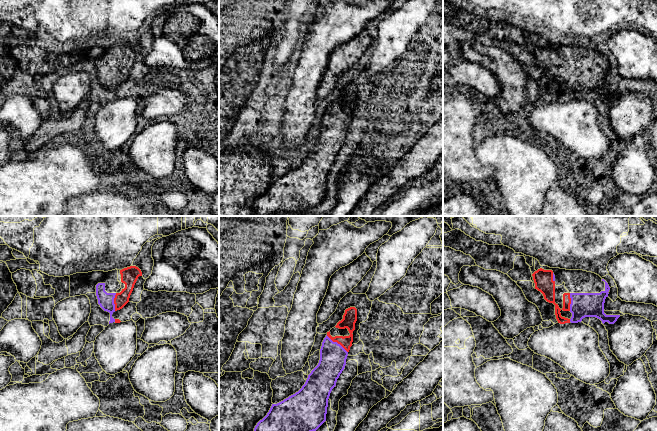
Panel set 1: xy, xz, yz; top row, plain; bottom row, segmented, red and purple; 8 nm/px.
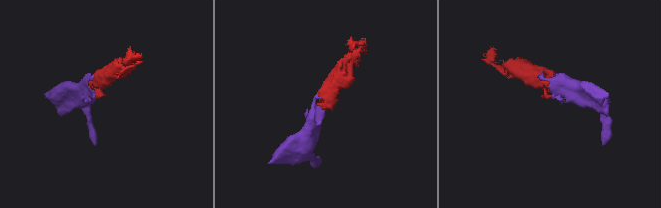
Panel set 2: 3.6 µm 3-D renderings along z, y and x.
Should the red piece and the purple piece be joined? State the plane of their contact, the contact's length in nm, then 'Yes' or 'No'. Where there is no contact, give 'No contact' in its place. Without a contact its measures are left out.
Touches red in xz. Shared border 220 nm. Yes

